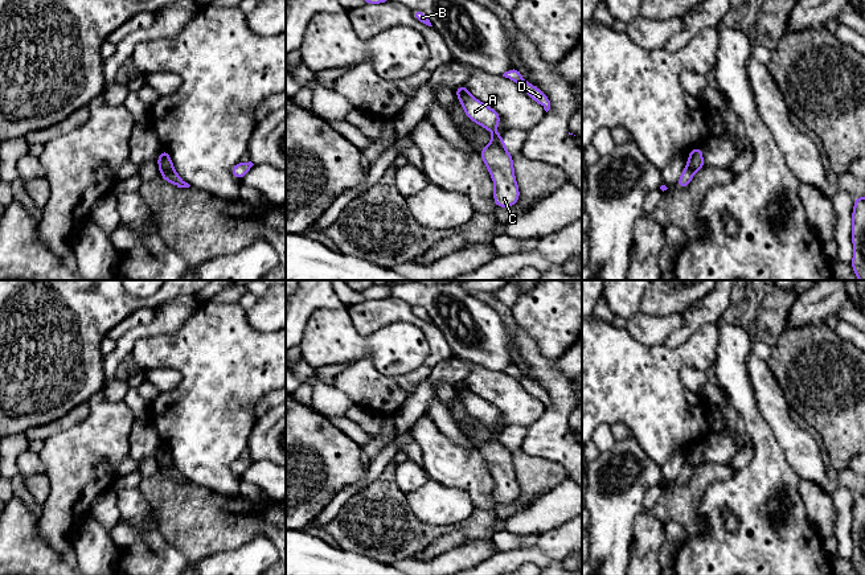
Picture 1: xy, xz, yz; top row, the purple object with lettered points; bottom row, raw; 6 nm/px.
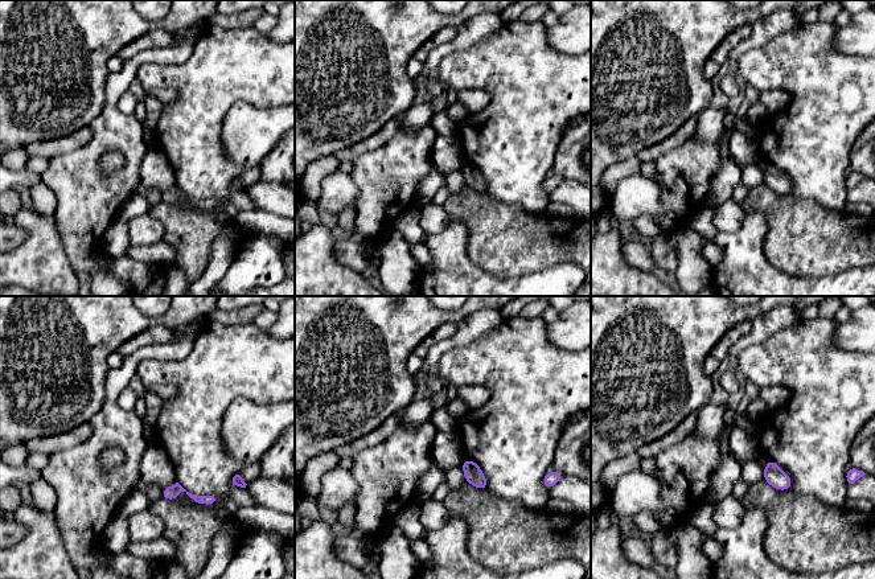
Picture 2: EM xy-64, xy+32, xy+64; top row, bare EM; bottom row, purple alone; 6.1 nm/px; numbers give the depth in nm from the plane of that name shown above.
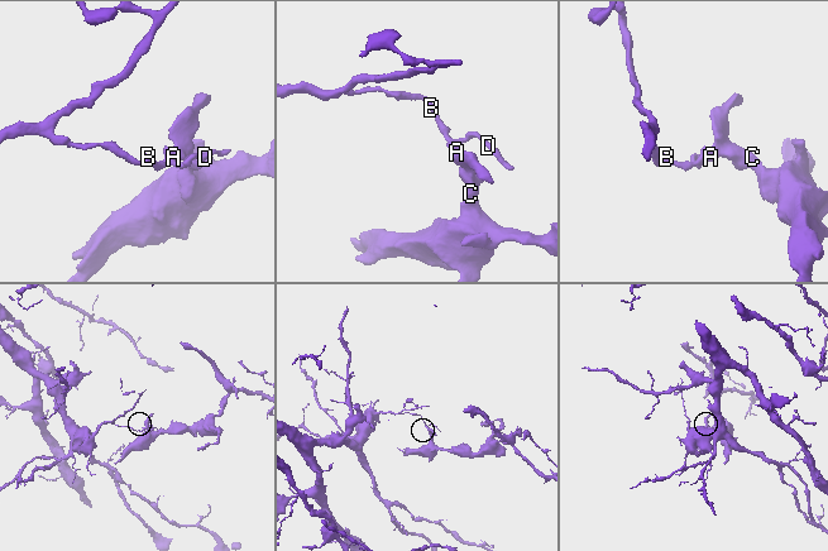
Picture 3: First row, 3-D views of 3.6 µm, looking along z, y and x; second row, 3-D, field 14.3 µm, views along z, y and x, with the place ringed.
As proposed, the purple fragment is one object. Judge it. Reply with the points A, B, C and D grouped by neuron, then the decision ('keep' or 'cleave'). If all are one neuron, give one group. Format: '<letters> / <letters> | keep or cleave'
A C / B D | cleave

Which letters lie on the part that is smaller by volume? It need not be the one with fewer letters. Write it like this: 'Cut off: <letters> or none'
Cut off: A, C

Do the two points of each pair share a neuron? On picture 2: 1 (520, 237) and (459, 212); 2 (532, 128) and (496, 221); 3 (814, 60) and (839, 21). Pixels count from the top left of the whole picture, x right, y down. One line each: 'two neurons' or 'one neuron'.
1: one neuron
2: two neurons
3: two neurons

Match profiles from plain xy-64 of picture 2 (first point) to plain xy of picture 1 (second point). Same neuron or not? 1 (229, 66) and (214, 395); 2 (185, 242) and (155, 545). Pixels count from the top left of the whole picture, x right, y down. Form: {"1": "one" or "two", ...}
{"1": "one", "2": "two"}

